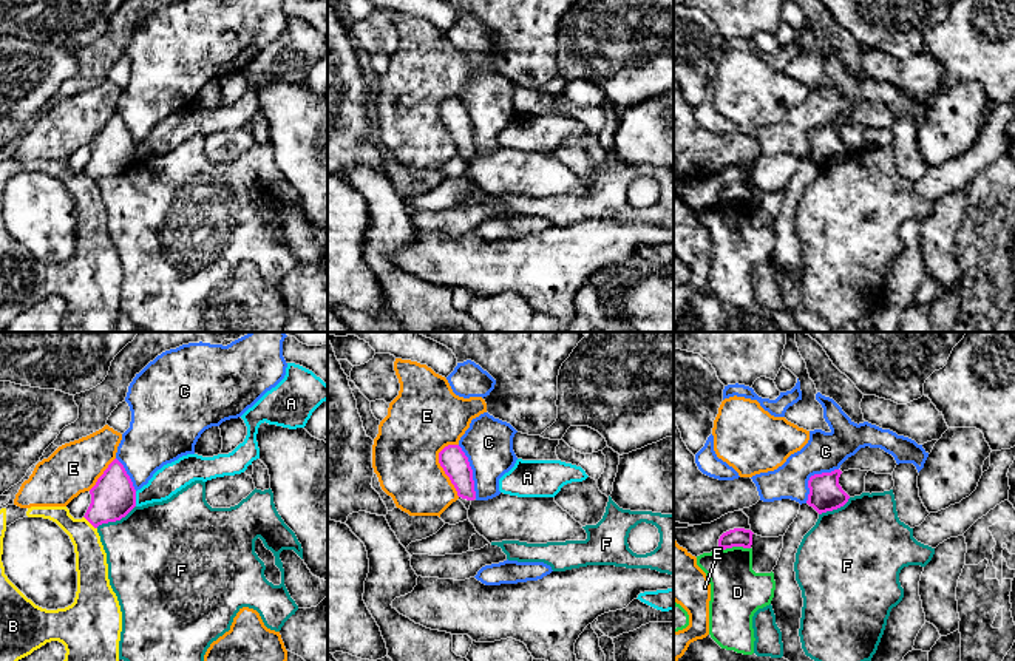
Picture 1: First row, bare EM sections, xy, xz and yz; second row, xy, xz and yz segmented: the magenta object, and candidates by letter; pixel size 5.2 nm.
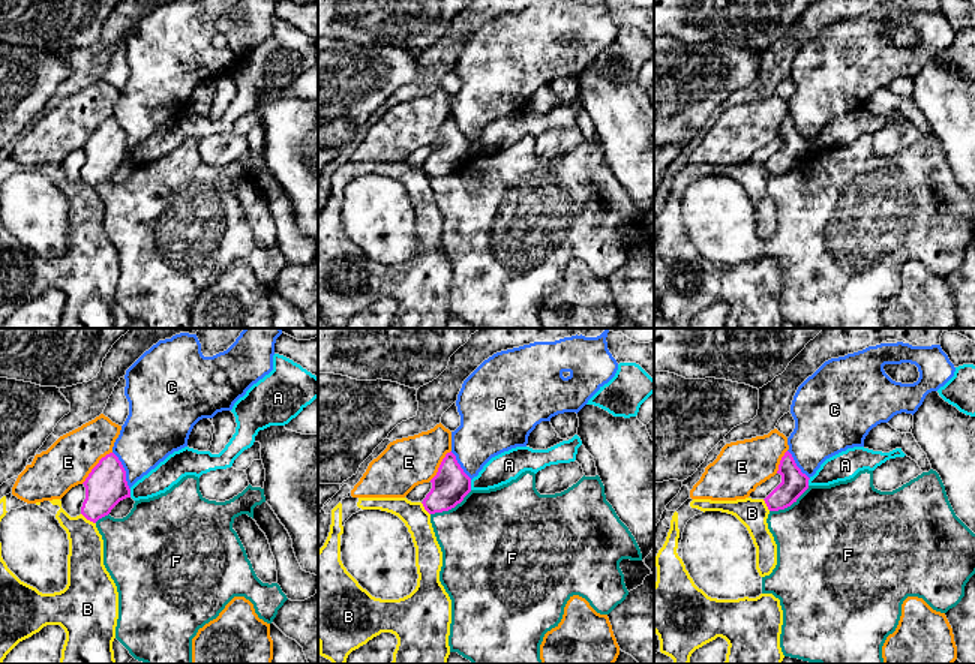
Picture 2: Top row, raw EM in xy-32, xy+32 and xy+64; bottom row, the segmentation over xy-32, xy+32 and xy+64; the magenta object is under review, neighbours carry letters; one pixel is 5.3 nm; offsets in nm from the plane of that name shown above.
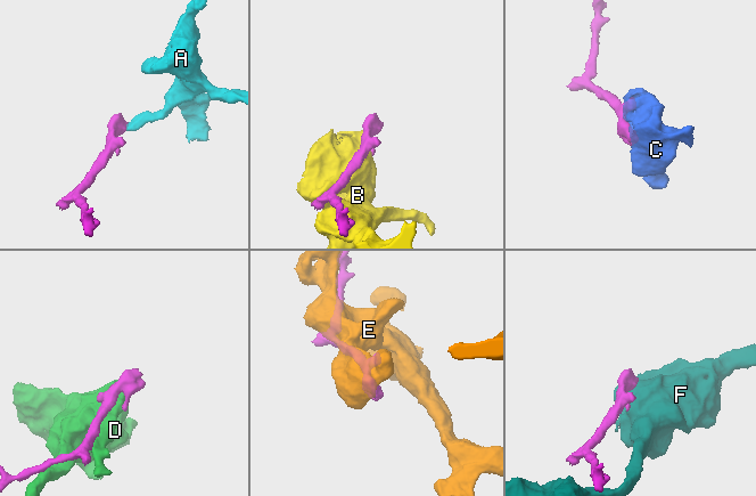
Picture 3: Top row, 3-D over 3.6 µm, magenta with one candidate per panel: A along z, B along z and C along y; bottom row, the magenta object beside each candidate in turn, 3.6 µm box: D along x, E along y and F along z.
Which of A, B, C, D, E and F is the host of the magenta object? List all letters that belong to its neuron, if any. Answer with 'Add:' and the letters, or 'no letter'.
Add: no letter

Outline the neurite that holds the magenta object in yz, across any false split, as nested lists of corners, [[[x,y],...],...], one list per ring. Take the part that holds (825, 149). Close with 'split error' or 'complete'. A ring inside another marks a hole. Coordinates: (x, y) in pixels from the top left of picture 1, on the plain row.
[[[861,102],[854,110],[848,111],[839,124],[810,131],[810,148],[806,158],[819,168],[837,164],[850,153],[839,139],[839,131],[844,125],[861,124],[873,125],[876,128],[893,128],[896,119],[894,111],[881,102]]]; split error

